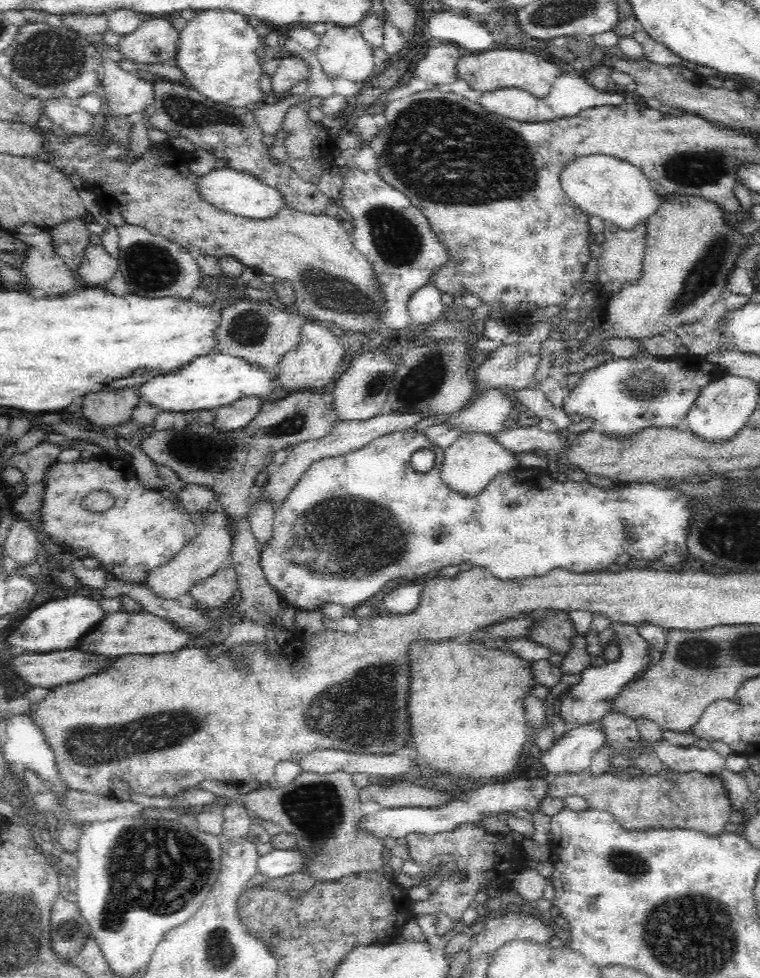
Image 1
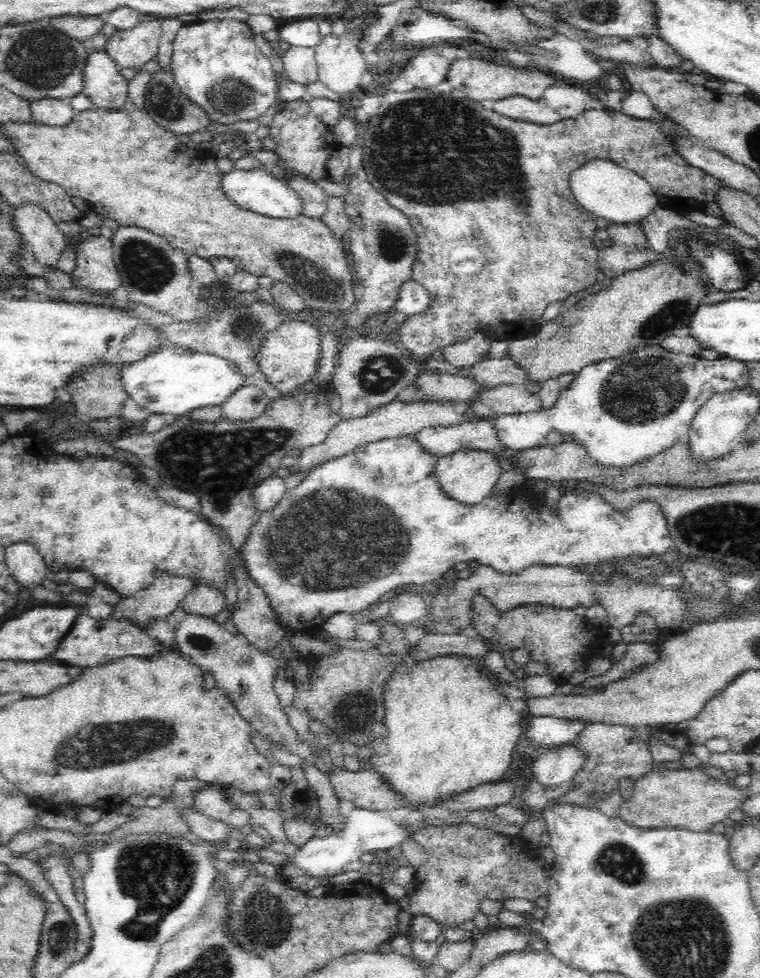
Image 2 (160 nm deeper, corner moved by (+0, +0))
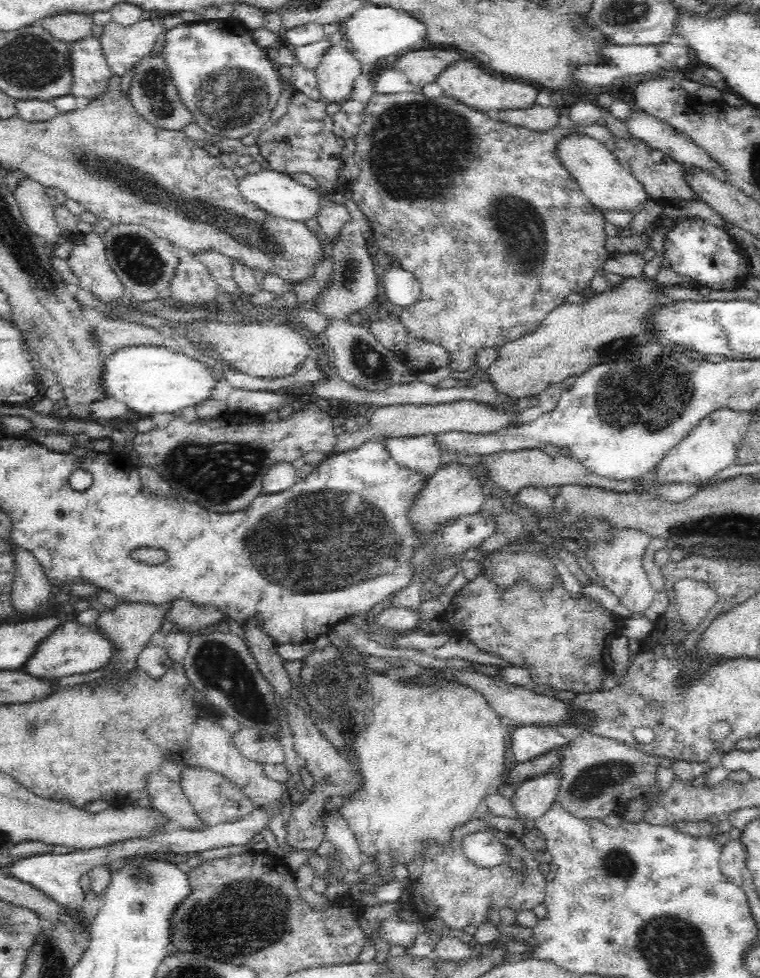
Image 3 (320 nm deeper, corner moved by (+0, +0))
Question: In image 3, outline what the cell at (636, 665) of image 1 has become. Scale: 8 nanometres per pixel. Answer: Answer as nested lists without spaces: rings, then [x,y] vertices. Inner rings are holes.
[[[527,724],[512,730],[511,748],[519,763],[544,756],[548,750],[559,750],[567,744],[564,733],[550,725]]]

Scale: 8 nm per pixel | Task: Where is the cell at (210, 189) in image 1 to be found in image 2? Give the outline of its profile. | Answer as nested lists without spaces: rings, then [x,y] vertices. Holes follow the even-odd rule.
[[[266,168],[253,170],[232,169],[228,174],[222,175],[219,188],[232,204],[270,218],[286,219],[301,213],[301,200],[299,196],[282,182],[279,176]]]

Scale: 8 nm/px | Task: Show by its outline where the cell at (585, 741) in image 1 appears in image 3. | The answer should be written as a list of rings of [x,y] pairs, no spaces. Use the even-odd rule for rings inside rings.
[[[558,765],[516,787],[516,798],[512,798],[512,803],[520,819],[531,827],[535,818],[546,812],[556,800],[556,794],[560,792],[560,780],[562,769],[561,765]]]

